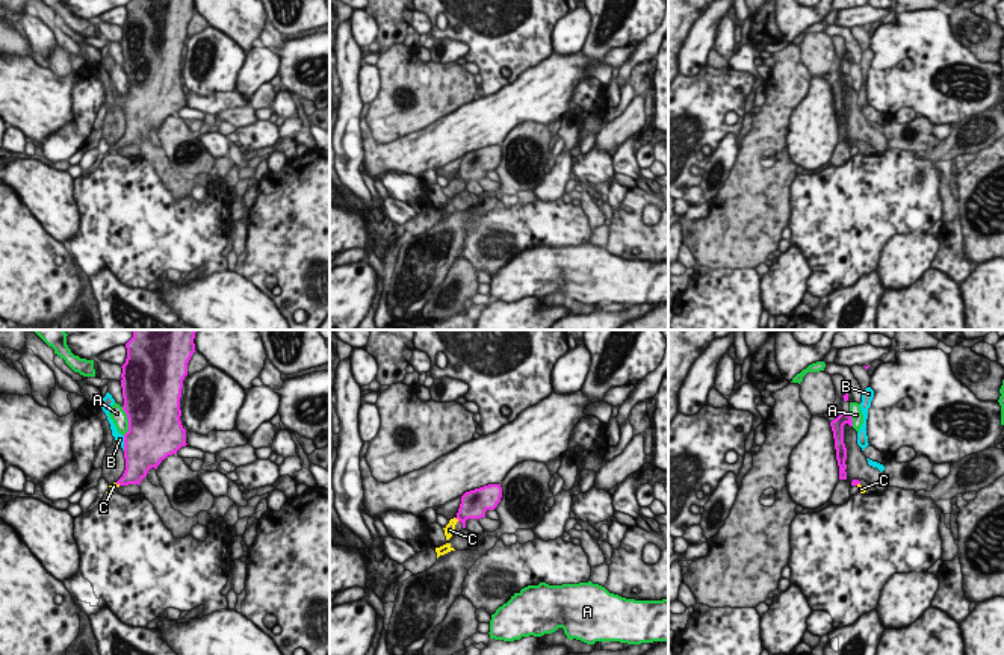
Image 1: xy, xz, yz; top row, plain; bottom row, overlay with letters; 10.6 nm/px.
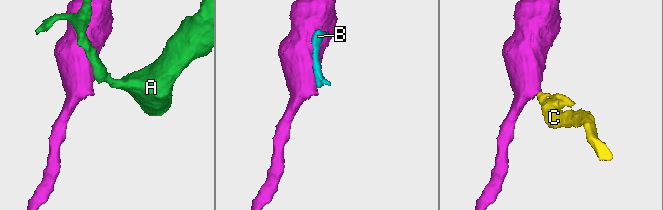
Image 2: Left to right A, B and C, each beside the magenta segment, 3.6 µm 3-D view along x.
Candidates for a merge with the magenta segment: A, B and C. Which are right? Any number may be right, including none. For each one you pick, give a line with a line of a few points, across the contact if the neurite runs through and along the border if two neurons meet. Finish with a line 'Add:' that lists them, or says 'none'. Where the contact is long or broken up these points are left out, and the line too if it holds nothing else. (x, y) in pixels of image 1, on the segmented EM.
C: xz (474, 504), (457, 518), (449, 530)
Add: C

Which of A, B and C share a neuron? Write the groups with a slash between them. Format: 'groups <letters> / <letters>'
groups A / B / C

